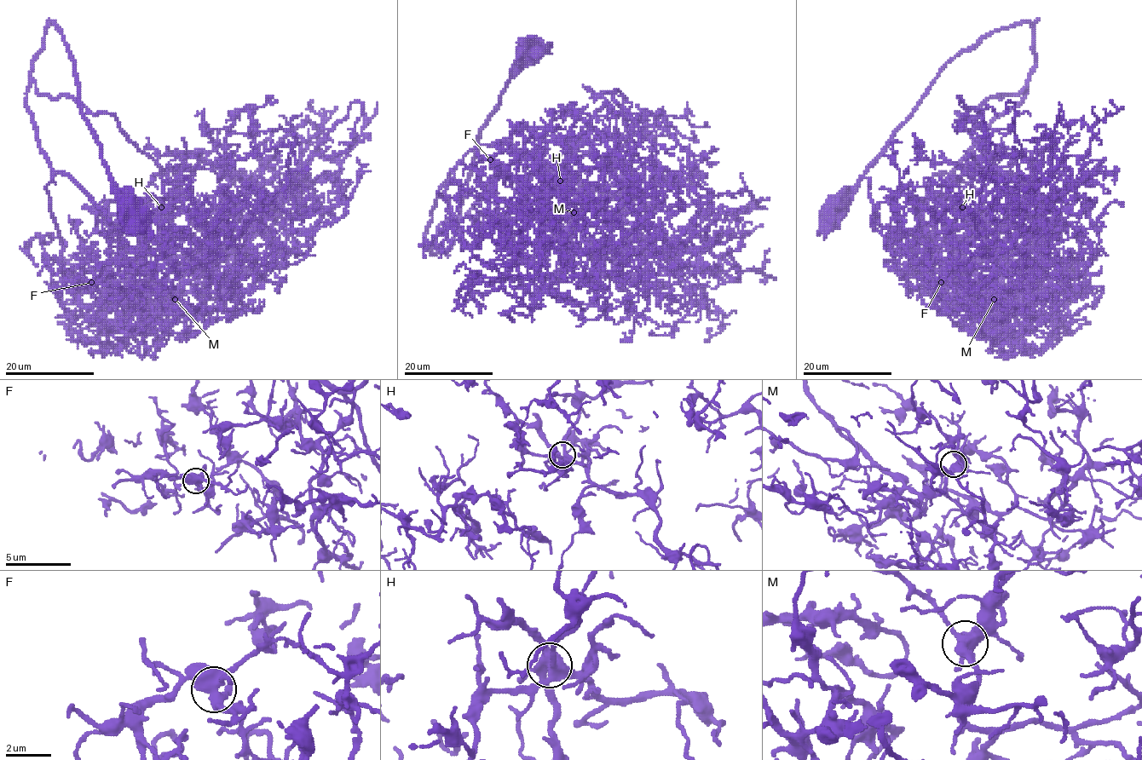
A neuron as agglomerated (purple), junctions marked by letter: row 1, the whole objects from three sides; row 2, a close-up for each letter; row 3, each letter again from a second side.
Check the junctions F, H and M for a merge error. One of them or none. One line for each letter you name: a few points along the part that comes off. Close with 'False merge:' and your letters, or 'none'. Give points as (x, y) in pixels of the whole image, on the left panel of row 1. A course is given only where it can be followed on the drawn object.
False merge: none

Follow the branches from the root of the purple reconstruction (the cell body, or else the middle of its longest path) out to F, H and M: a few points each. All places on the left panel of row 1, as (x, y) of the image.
F: (129, 204), (53, 22), (26, 105), (84, 308), (97, 300), (82, 269), (77, 281), (91, 282)
H: (129, 204), (53, 22), (31, 73), (37, 93), (110, 112), (226, 215), (193, 223), (161, 207)
M: (129, 204), (53, 22), (26, 98), (38, 147), (145, 257), (158, 296), (171, 309), (175, 299)

